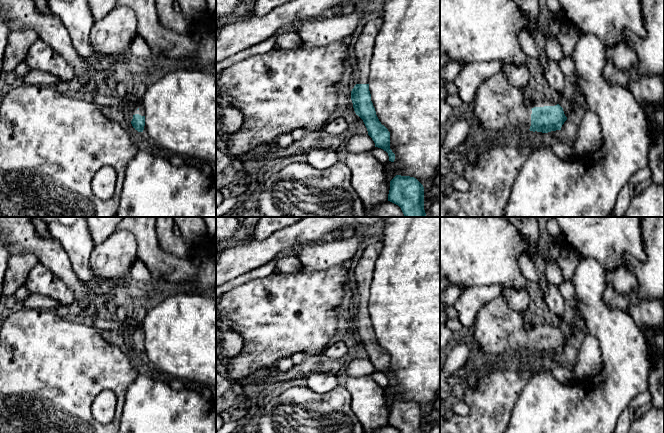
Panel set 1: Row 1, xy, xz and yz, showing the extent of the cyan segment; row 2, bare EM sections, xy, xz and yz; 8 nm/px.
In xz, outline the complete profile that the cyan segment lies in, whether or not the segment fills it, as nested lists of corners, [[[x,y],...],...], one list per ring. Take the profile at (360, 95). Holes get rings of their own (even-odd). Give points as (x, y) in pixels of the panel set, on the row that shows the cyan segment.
[[[379,14],[363,26],[362,32],[354,46],[356,70],[358,80],[351,91],[353,108],[364,122],[368,135],[375,143],[375,147],[388,153],[389,161],[394,162],[395,154],[390,149],[390,132],[379,121],[369,91],[369,72],[375,38],[383,26],[384,20]]]

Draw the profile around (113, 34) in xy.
[[[116,6],[105,17],[95,21],[90,31],[90,43],[94,57],[124,54],[129,52],[130,45],[137,35],[137,17],[129,6]]]

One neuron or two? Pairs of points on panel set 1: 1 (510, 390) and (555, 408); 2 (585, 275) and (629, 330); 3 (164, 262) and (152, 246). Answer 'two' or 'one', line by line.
1: two
2: one
3: one

